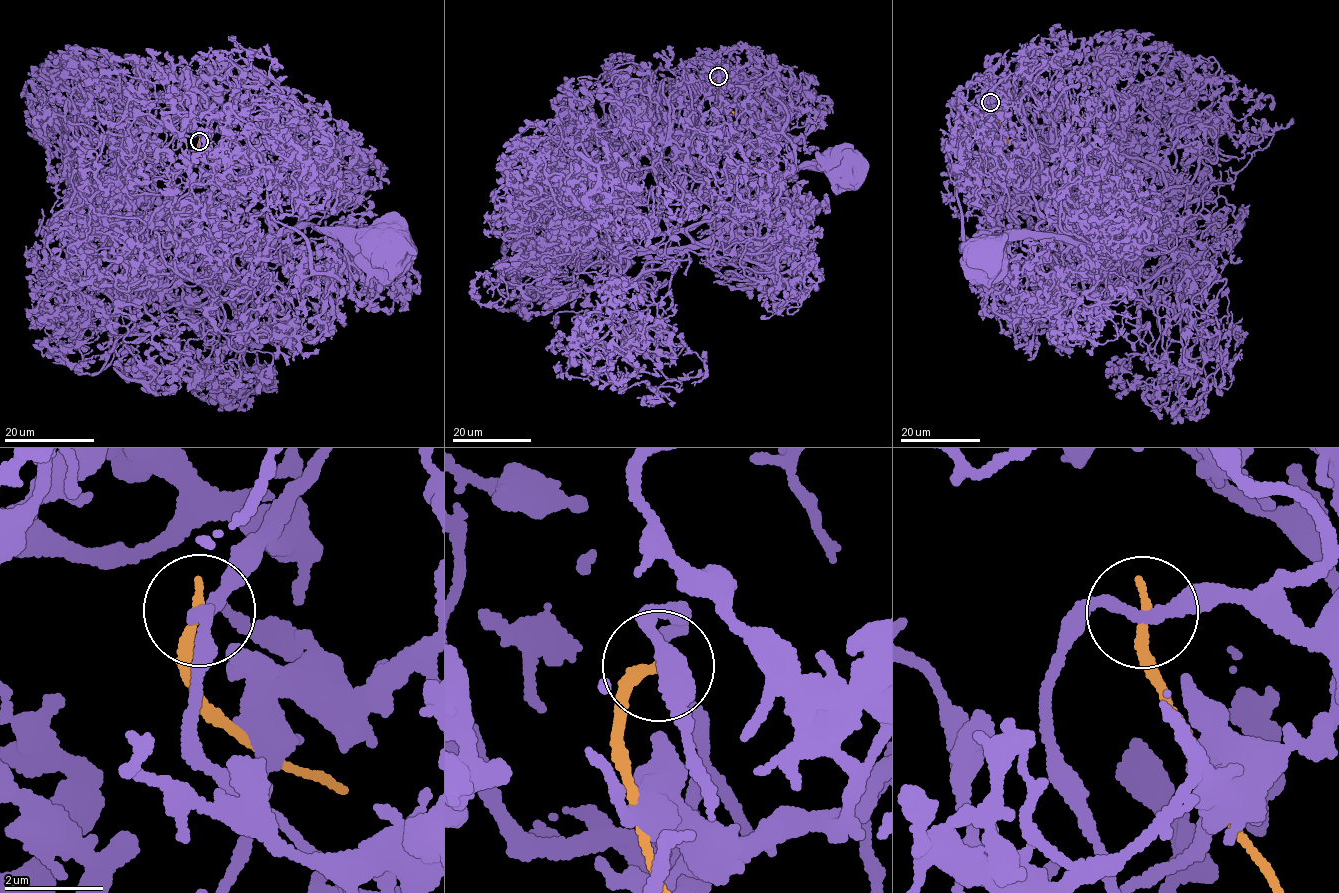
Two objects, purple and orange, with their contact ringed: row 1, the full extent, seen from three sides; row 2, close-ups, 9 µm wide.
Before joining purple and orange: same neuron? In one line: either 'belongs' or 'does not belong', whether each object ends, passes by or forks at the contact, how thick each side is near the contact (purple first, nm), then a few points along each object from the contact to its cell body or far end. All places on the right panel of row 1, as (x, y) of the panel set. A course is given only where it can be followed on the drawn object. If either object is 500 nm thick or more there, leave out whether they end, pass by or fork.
does not belong; purple passes by; orange ends; calibres 240 and 220 nm; course purple (990, 102), (1036, 152), (1060, 237), (1091, 253), (1125, 241), (1111, 253), (1003, 238), (989, 252); course orange (990, 102), (1006, 142)

